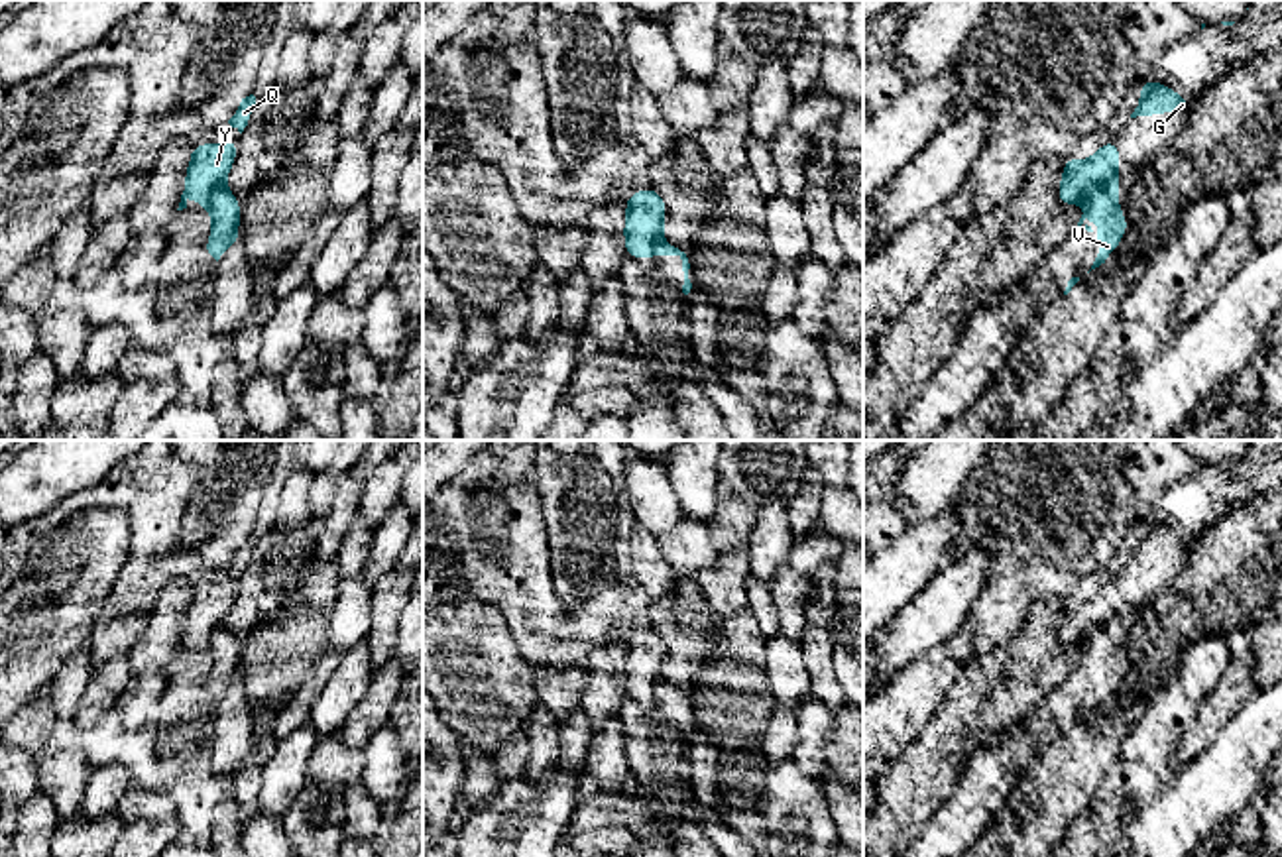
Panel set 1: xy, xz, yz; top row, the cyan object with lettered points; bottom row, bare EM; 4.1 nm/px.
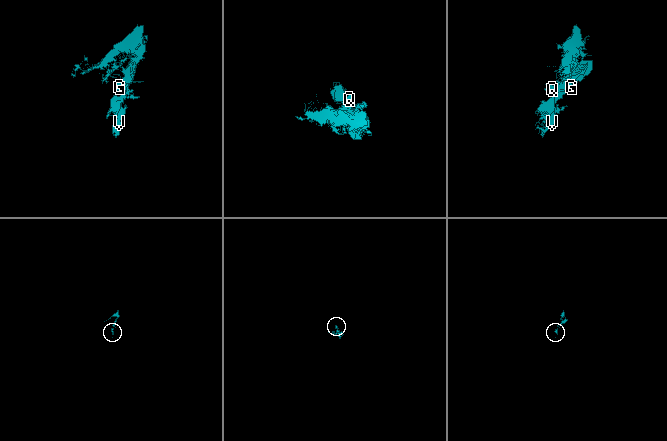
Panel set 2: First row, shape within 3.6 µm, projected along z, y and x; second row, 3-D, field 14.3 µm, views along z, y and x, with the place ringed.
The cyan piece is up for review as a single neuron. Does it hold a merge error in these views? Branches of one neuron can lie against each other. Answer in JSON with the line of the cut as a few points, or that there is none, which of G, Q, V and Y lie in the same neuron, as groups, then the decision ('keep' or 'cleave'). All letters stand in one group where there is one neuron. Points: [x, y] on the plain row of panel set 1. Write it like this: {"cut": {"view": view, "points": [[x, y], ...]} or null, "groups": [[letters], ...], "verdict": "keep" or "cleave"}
{"cut": {"view": "yz", "points": [[1117, 616], [1084, 641]]}, "groups": [["G", "Q", "Y"], ["V"]], "verdict": "cleave"}

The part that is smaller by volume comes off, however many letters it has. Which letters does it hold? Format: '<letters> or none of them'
V

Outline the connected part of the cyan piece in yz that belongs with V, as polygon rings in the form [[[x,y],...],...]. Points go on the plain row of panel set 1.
[[[1119,617],[1083,641],[1083,655],[1078,666],[1081,664],[1095,674],[1095,684],[1101,688],[1091,706],[1095,710],[1119,688],[1129,668],[1125,655],[1119,651]]]

